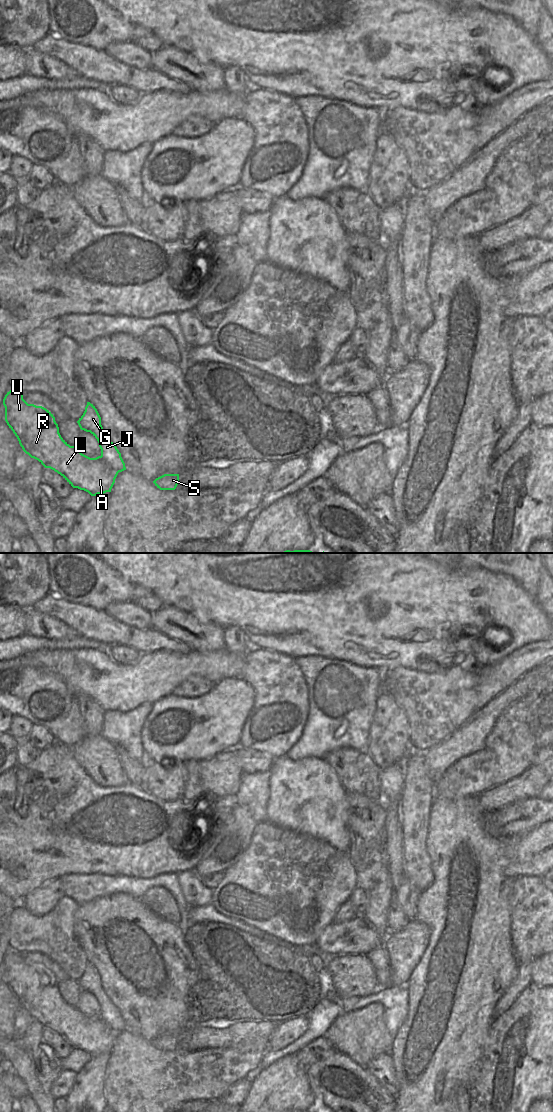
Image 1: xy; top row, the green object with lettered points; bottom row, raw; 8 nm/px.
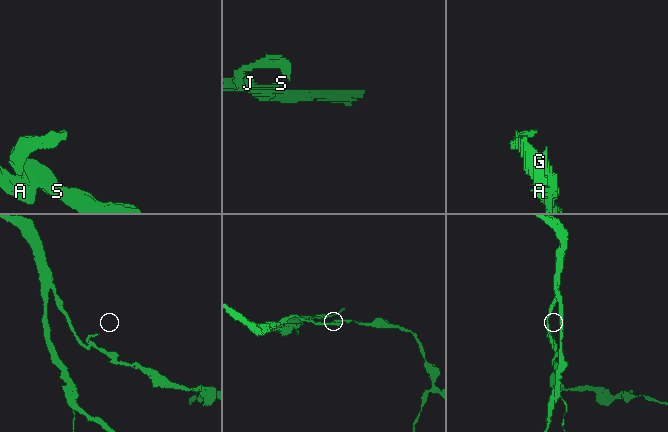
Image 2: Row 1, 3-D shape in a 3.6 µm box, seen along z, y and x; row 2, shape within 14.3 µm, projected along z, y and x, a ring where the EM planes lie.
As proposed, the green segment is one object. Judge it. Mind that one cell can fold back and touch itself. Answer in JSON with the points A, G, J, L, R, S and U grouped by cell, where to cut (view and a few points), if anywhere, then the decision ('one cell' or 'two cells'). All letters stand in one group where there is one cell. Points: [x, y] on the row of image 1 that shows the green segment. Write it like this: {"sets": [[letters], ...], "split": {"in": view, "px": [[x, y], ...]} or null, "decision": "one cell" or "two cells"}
{"sets": [["A", "G", "J", "L", "R", "S", "U"]], "split": null, "decision": "one cell"}

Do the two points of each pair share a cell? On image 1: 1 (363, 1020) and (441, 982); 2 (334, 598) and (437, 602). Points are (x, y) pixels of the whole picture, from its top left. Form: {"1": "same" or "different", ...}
{"1": "different", "2": "same"}

